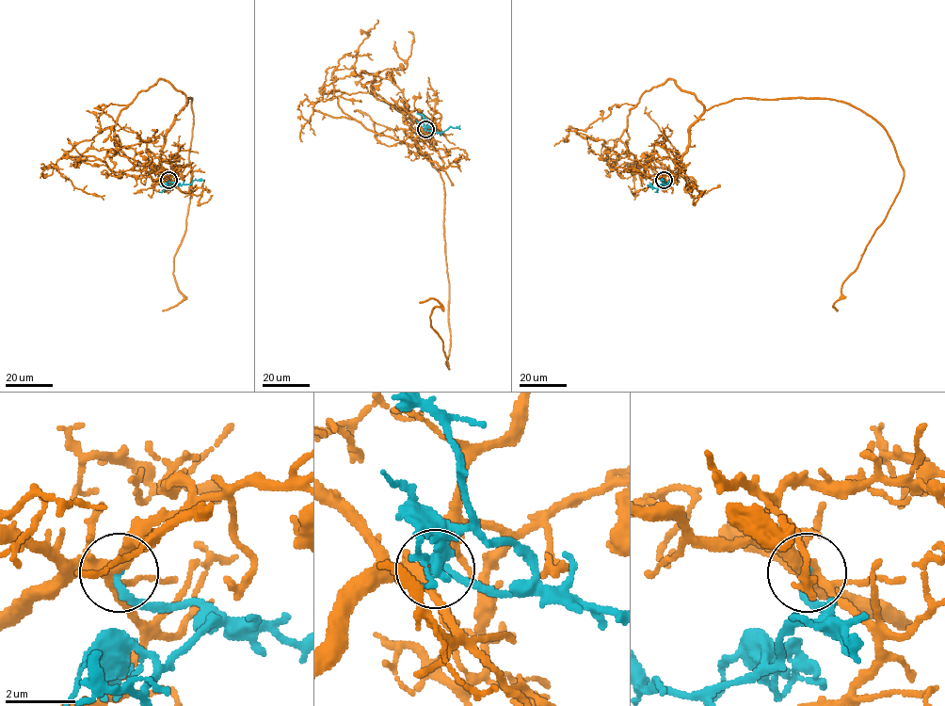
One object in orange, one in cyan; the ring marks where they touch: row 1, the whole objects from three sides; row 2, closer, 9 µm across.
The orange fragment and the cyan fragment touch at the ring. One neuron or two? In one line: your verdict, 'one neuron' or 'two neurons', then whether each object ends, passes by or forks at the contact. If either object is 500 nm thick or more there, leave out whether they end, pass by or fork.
two neurons; orange forks there; cyan ends there

